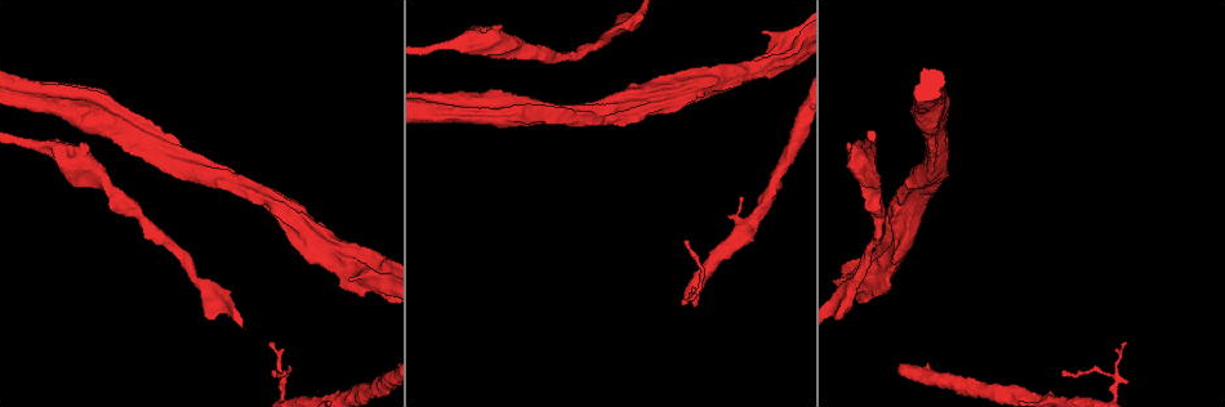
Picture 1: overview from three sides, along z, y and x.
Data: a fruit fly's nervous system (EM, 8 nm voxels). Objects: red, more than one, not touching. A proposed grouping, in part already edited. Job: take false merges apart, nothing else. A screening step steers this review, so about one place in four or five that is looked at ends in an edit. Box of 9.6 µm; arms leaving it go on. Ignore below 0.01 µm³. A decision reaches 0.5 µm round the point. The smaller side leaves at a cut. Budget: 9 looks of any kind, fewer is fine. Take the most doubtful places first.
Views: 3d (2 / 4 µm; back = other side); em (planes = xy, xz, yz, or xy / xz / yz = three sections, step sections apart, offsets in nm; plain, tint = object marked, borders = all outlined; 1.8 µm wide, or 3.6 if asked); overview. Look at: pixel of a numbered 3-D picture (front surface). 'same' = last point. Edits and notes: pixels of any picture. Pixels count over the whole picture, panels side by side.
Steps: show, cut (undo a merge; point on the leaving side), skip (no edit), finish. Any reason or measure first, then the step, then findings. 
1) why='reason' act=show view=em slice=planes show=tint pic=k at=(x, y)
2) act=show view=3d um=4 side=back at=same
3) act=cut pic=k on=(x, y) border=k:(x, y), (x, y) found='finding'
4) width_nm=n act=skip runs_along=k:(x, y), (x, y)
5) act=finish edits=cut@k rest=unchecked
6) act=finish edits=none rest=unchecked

why='thick turns thin' act=show view=3d um=2 pic=1 at=(358, 265)

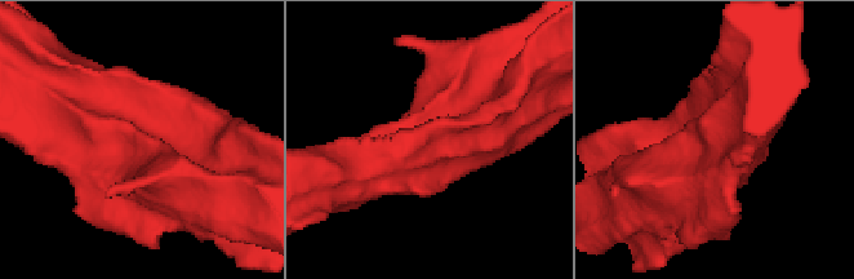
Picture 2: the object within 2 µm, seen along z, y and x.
why='now the EM' act=show view=em slice=xz step=4 show=tint pic=2 at=(732, 139)

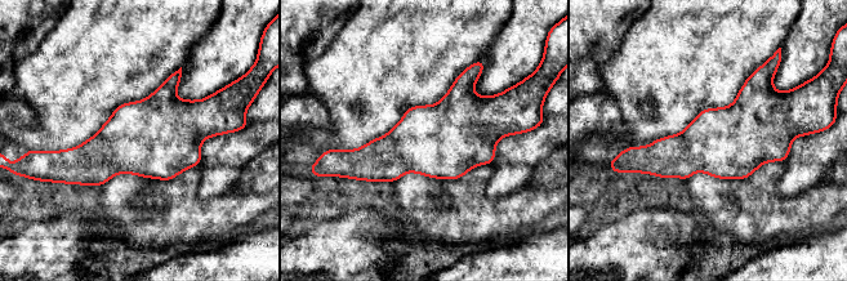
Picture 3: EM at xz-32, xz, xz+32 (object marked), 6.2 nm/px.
act=show view=em slice=planes show=tint at=same

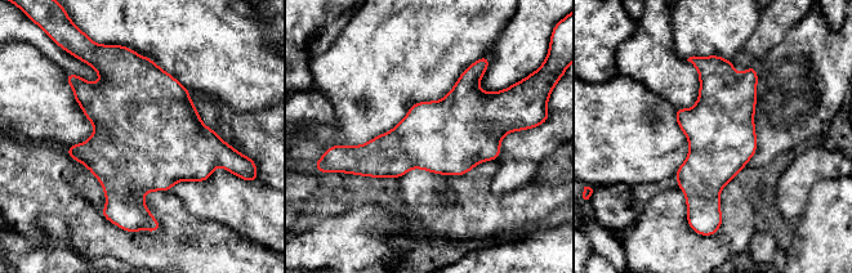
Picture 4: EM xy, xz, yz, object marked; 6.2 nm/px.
act=skip found='continuous, no second cell'

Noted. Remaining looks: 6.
why='thick turns thin' act=show view=em um=3.6 slice=planes show=plain pic=1 at=(1115, 385)

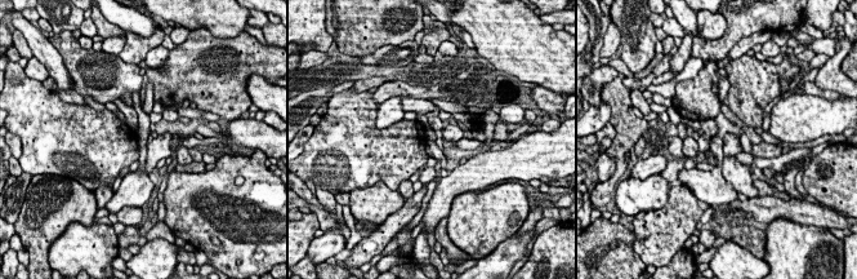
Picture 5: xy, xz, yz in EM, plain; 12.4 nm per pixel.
why='with the object marked' act=show view=em um=3.6 slice=planes show=tint at=same

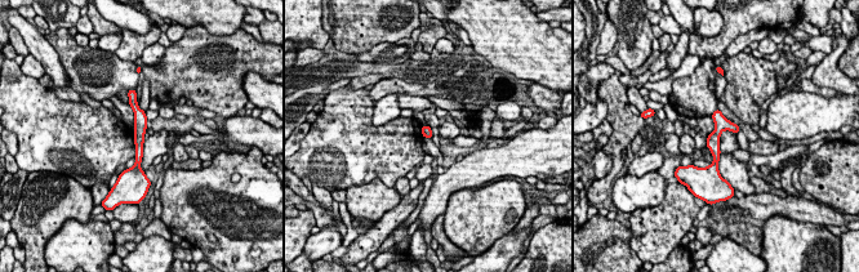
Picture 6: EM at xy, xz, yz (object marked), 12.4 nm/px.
width_nm=130 act=skip runs_along=6:(132, 99), (139, 115), (138, 173) found='one cell here'

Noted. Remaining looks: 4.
why='sudden change in width' act=show view=3d um=4 pic=1 at=(64, 149)

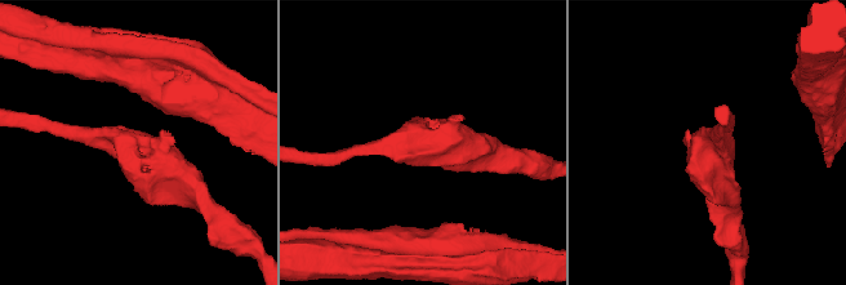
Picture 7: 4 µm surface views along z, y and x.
arm_widths_nm=220,400 act=show view=em slice=planes show=borders pic=7 at=(424, 146)

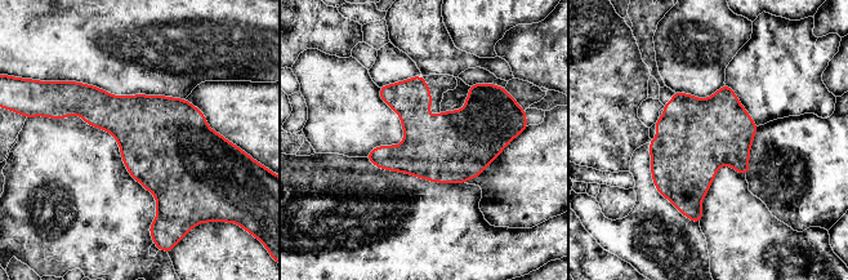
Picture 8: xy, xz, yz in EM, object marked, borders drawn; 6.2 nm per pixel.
width_nm=420 act=skip found='one cell here'

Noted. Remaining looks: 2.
act=show view=em slice=planes show=tint pic=1 at=(30, 87)

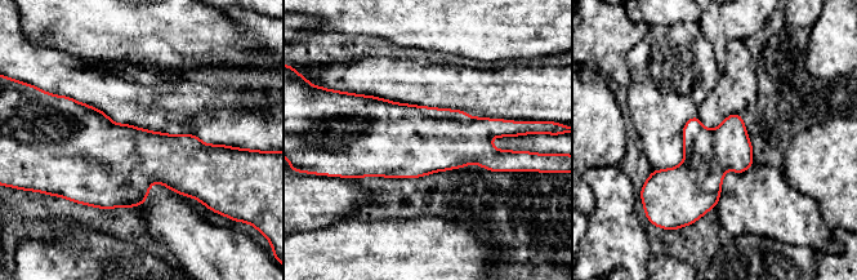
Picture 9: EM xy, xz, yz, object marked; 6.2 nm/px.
act=skip found='all the same cell'

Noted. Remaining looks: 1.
act=finish edits=none rest=unchecked

